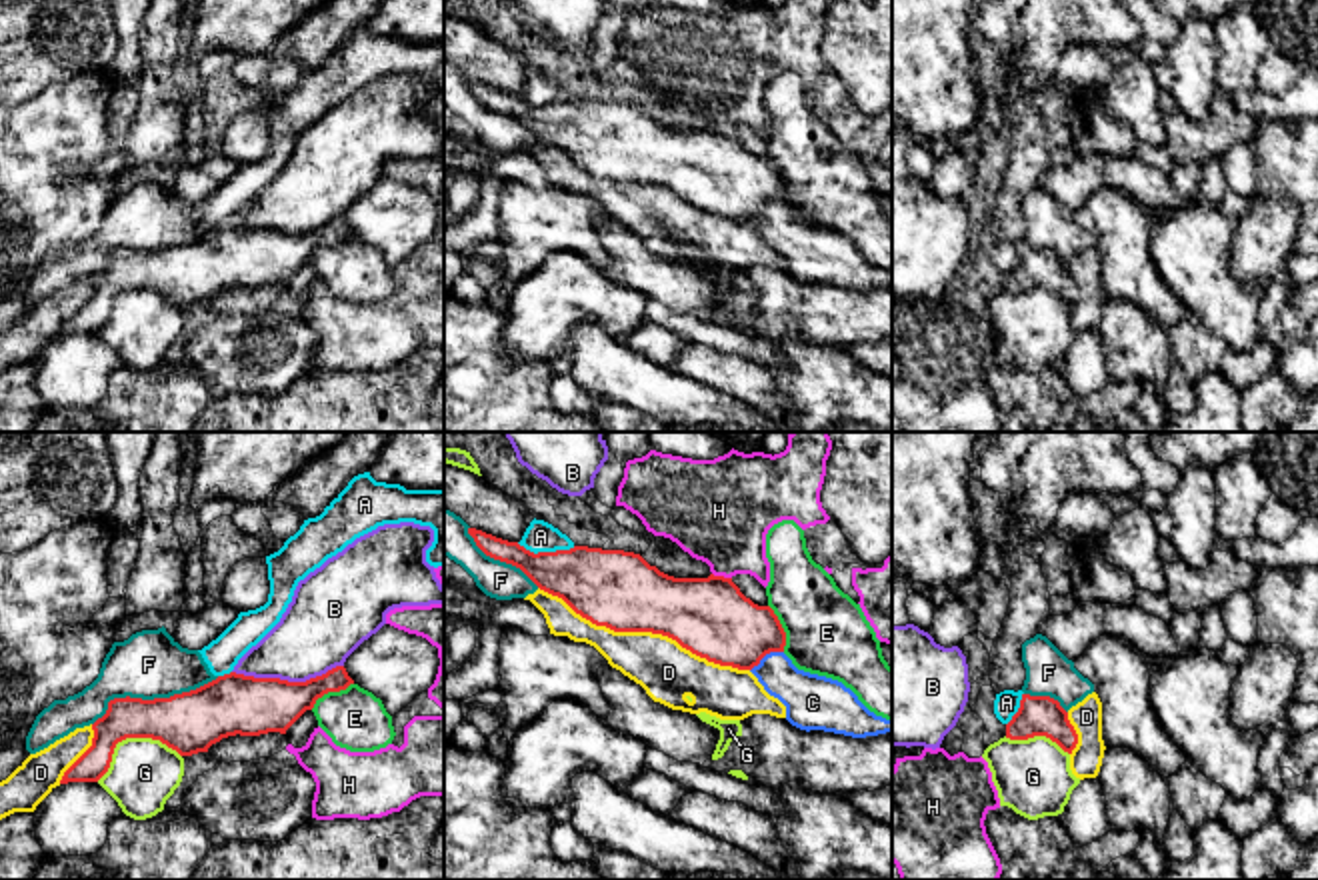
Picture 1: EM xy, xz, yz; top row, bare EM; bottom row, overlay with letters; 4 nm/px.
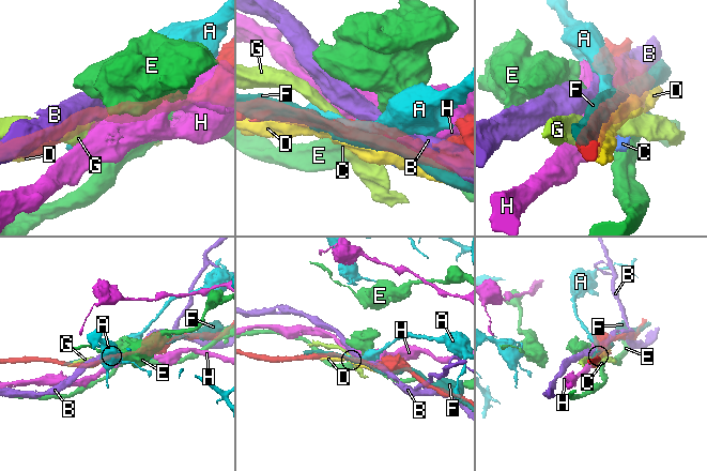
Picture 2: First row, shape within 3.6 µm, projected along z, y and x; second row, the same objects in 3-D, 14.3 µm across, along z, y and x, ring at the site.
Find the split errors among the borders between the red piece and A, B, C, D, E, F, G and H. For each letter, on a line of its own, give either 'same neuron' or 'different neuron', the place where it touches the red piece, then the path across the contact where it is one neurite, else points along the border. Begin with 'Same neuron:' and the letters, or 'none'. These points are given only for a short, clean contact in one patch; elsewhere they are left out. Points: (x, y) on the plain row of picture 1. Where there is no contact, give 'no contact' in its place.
Same neuron: none
A: different neuron | xz (546, 104)
B: different neuron | xy (286, 232)
C: different neuron | xz (766, 204)
D: different neuron | xz (644, 182)
E: different neuron | xy (330, 242)
F: different neuron | xy (154, 250)
G: different neuron | xy (130, 288)
H: different neuron | xz (722, 128)

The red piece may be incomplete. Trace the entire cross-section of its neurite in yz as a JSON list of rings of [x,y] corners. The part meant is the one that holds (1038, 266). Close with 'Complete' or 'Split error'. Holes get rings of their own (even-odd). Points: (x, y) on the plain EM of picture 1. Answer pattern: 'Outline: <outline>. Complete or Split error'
Outline: [[[1022,246],[1018,264],[1006,276],[1006,290],[1028,292],[1034,288],[1050,290],[1068,306],[1072,306],[1078,296],[1078,286],[1058,252]]]. Complete

